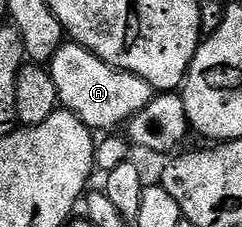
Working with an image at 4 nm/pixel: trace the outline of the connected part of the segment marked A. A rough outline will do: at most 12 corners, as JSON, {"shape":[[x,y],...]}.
{"shape":[[62,43],[58,102],[91,131],[124,126],[155,96],[139,75]]}

